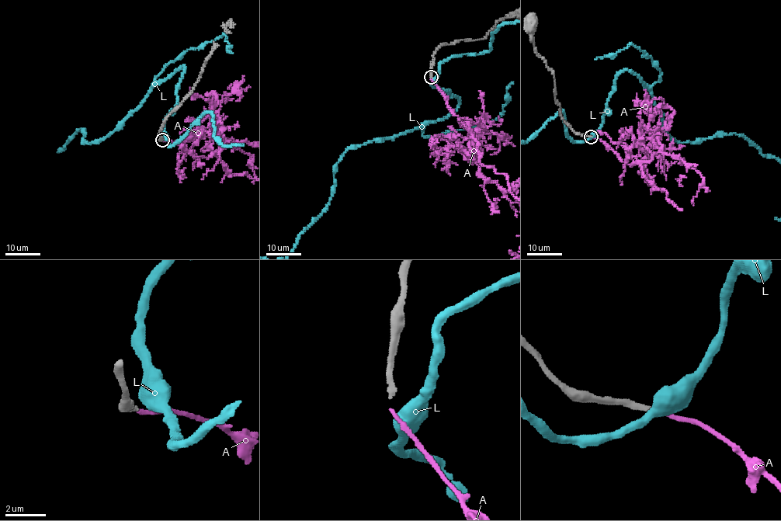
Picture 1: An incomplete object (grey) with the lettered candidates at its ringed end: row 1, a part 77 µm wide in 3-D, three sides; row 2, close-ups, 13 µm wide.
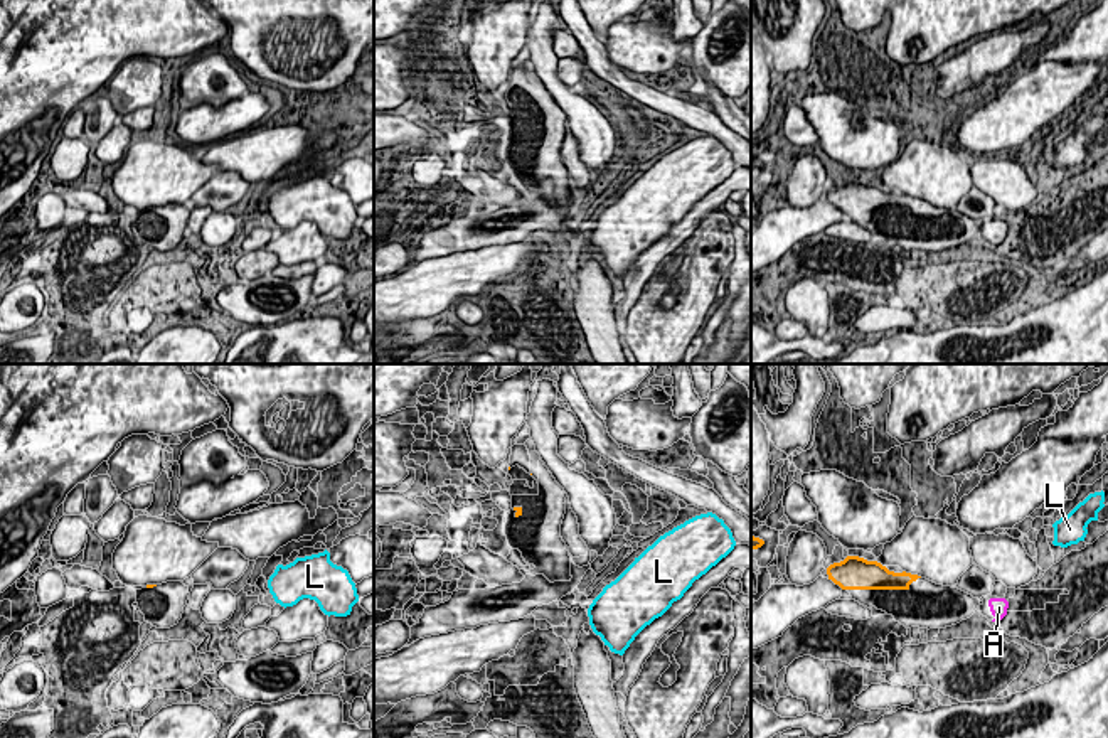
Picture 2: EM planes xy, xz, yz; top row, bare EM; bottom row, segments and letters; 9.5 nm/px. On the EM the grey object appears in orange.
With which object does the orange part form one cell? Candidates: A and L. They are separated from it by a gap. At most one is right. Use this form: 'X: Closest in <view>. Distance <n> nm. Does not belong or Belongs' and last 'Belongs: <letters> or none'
A: Closest in yz. Distance 700 nm. Does not belong
L: Closest in xz. Distance 1050 nm. Does not belong
Belongs: none

